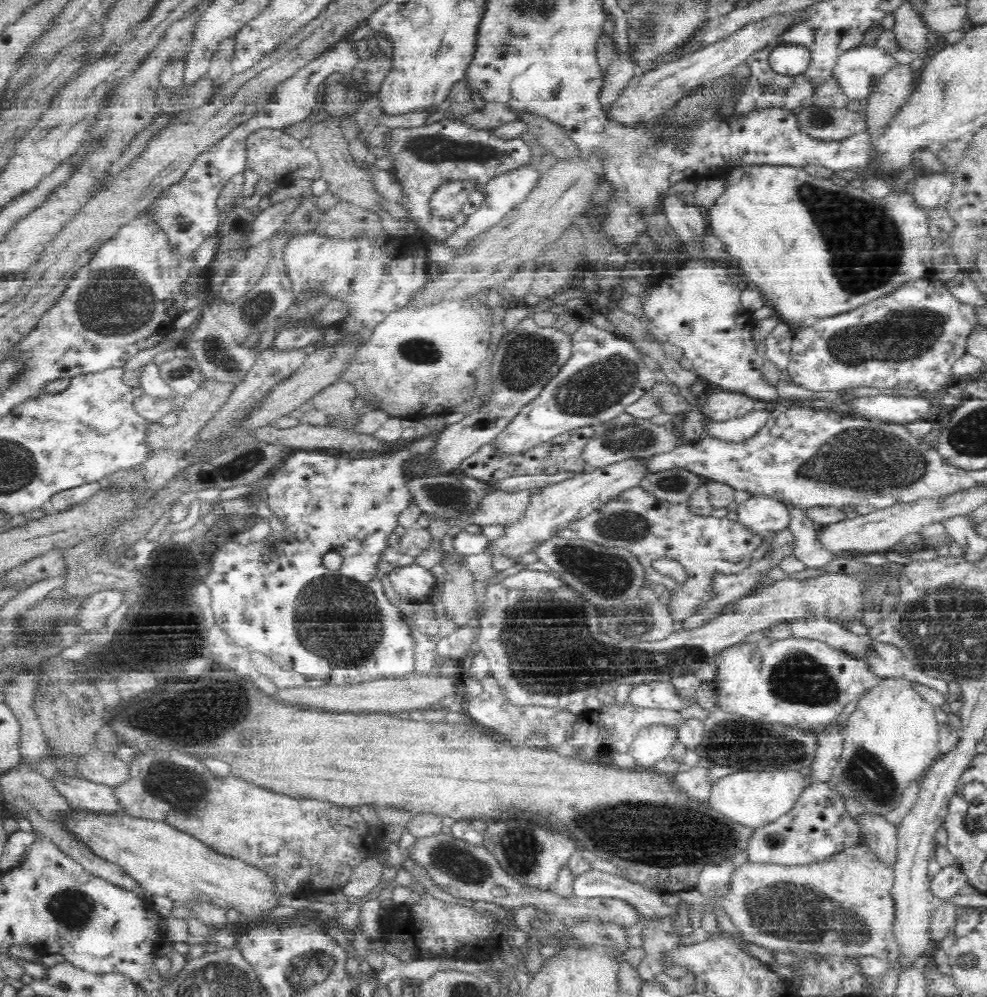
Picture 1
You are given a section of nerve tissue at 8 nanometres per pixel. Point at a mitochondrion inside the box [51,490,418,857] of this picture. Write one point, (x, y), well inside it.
(339, 623)

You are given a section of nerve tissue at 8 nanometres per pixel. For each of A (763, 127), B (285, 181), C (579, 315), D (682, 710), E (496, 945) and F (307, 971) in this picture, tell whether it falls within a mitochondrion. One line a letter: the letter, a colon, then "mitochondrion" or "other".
A: other
B: other
C: other
D: other
E: other
F: mitochondrion

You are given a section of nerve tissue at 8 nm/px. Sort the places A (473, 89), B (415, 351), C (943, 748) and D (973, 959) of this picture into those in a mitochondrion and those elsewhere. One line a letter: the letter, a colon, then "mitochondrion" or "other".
A: other
B: mitochondrion
C: other
D: mitochondrion

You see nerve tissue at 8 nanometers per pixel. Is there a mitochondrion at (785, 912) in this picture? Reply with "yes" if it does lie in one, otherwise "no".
yes

